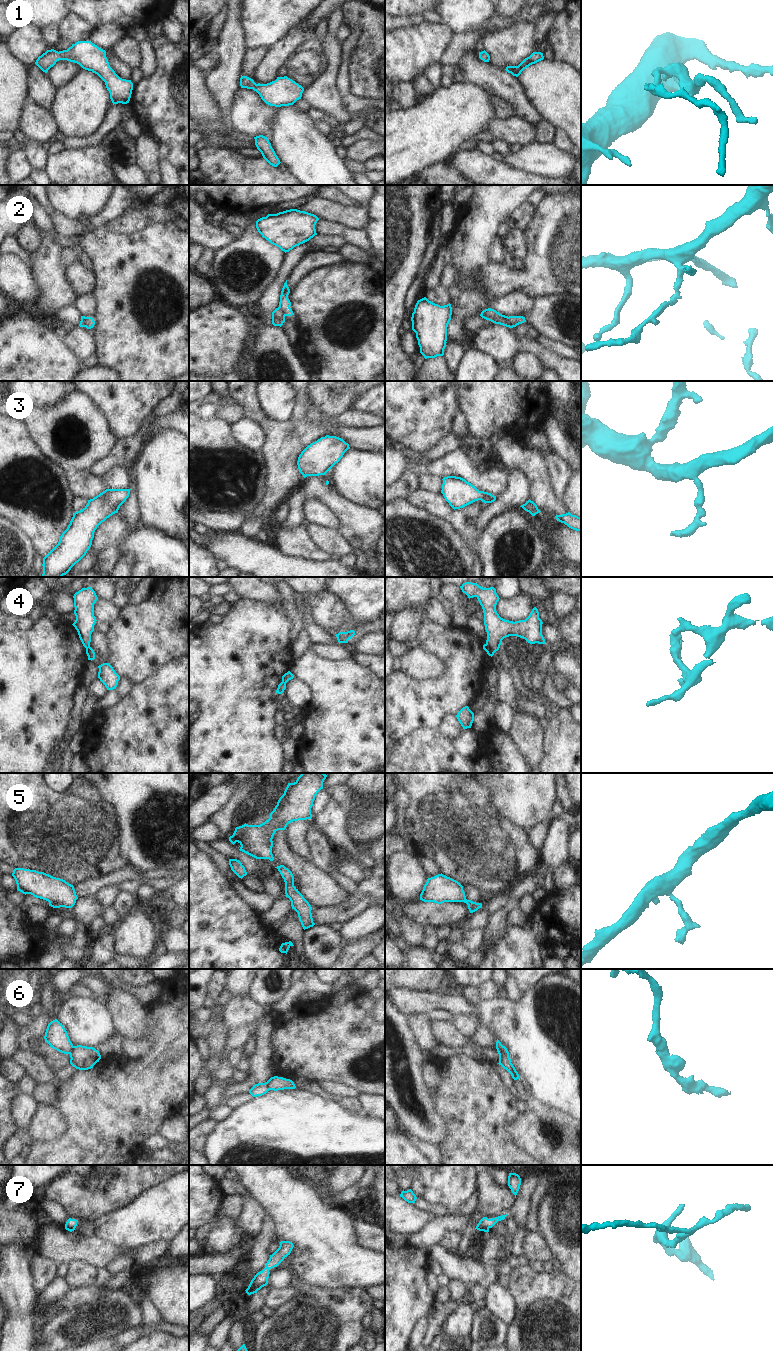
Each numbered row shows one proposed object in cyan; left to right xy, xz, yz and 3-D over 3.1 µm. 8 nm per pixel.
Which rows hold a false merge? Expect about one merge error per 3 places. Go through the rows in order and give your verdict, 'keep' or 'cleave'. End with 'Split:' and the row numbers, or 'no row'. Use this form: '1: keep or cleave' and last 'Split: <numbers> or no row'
1: keep
2: cleave
3: keep
4: cleave
5: keep
6: cleave
7: keep
Split: 2, 4, 6

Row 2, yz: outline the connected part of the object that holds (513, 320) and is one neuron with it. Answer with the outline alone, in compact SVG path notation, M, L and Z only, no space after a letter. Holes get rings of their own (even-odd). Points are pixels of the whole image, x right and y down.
M509 316L509 328L516 327L519 324L526 322L525 317L523 316Z

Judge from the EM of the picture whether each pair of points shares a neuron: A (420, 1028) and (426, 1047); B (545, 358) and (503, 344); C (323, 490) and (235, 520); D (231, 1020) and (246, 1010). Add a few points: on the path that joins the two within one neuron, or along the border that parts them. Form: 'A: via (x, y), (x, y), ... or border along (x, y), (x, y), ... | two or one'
A: via (423, 1033), (426, 1042) | one
B: via (535, 348), (530, 344), (513, 344) | one
C: border along (298, 488), (289, 494) | two
D: via (235, 1016), (242, 1011) | one

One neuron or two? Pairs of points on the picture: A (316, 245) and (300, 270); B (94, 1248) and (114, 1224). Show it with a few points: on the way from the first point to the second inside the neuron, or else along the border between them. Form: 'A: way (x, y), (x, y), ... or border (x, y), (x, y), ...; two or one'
A: border (310, 250), (321, 251); two
B: border (93, 1236), (116, 1246), (124, 1246); two

